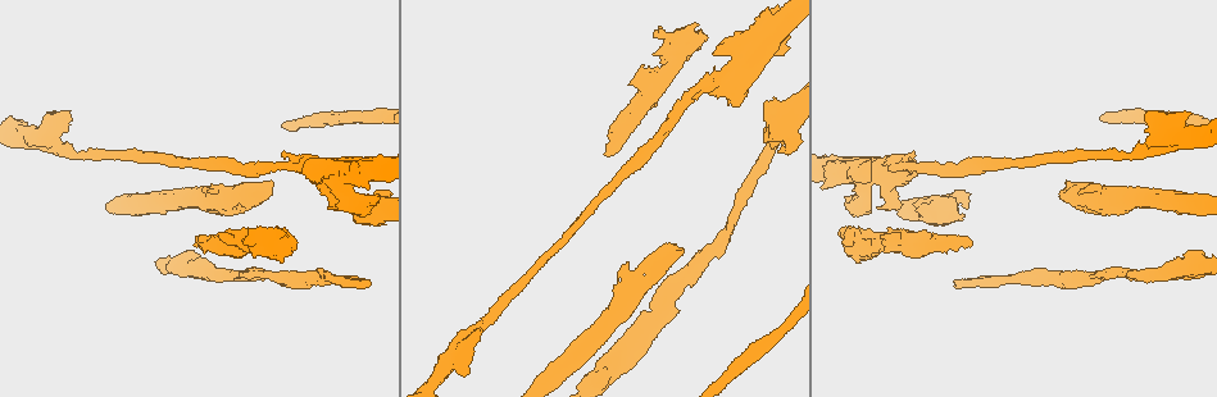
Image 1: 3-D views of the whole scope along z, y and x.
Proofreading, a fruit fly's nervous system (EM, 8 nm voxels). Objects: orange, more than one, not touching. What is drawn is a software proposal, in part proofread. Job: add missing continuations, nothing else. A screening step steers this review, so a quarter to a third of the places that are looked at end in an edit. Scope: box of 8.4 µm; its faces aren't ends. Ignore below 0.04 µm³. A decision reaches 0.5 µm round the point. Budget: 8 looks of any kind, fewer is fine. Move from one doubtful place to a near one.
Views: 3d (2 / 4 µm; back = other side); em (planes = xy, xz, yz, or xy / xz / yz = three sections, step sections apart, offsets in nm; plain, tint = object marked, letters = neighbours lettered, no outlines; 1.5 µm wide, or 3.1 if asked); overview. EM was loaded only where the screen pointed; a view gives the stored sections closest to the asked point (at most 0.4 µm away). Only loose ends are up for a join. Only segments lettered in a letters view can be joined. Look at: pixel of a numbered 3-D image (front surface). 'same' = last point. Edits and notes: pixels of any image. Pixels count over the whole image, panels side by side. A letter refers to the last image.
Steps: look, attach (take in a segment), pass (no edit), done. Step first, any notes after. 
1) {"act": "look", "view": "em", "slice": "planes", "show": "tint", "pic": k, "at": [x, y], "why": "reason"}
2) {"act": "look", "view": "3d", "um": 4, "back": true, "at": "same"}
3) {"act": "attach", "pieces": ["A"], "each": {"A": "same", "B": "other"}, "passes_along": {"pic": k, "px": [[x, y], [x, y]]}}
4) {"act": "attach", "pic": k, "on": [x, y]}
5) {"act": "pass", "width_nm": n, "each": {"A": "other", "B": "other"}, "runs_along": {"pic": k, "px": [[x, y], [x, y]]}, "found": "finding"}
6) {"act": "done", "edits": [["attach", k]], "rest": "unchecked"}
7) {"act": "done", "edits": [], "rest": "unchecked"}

{"act": "look", "view": "3d", "um": 4, "pic": 1, "at": [196, 245], "why": "an open end"}

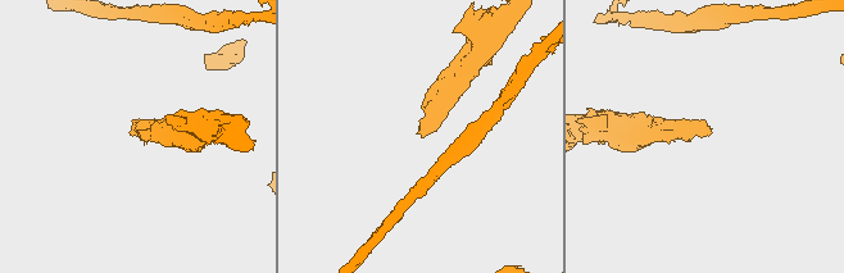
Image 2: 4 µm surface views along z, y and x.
{"act": "look", "view": "em", "um": 3.1, "slice": "xz", "step": 16, "show": "letters", "pic": 2, "at": [421, 133]}

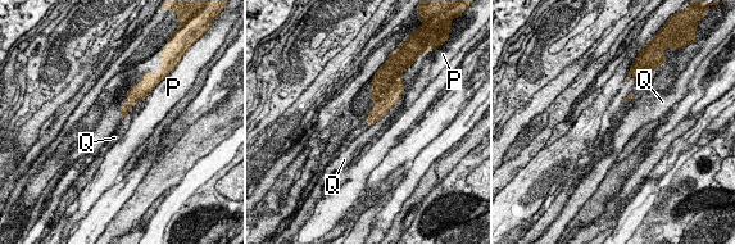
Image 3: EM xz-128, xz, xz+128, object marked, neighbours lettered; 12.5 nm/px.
{"act": "pass", "each": {"P": "other", "Q": "other"}, "border": {"pic": 3, "px": [[388, 112], [370, 126]]}, "found": "none of them fits"}

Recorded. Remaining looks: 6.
{"act": "look", "view": "em", "slice": "yz", "step": 8, "show": "letters", "pic": 1, "at": [271, 183], "why": "branch stops here"}

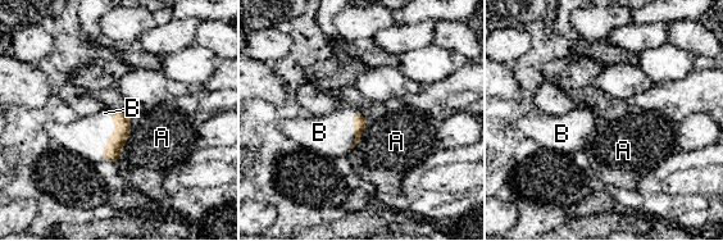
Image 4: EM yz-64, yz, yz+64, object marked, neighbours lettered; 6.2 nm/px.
{"act": "attach", "pieces": ["B"], "each": {"A": "other", "B": "same"}, "found": "the cell continues"}

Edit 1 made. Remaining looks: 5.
{"act": "look", "view": "em", "slice": "xz", "step": 8, "show": "tint", "pic": 1, "at": [367, 284], "why": "an open end"}

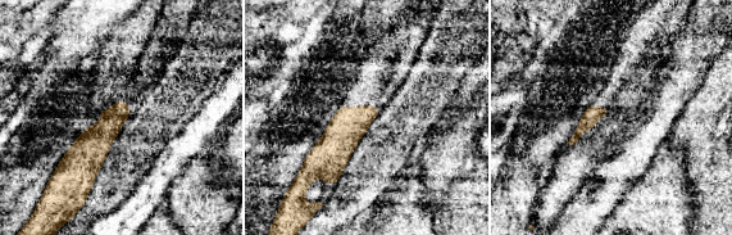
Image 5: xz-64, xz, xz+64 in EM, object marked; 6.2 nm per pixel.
{"act": "look", "view": "em", "slice": "planes", "show": "letters", "at": "same", "why": "cut it another way"}

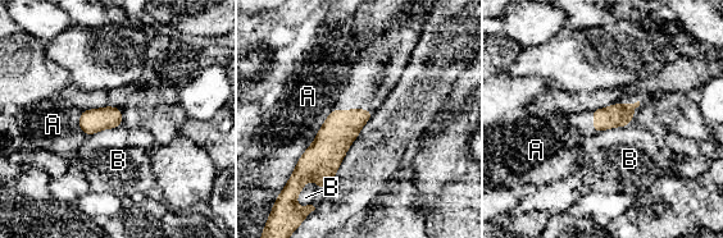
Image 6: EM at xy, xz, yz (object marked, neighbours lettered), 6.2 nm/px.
{"act": "pass", "width_nm": 140, "each": {"A": "other", "B": "other"}, "border": {"pic": 6, "px": [[628, 124], [605, 128], [595, 133]]}, "found": "none of them fits"}

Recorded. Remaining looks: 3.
{"act": "done", "edits": [["attach", 4]], "rest": "unchecked"}

